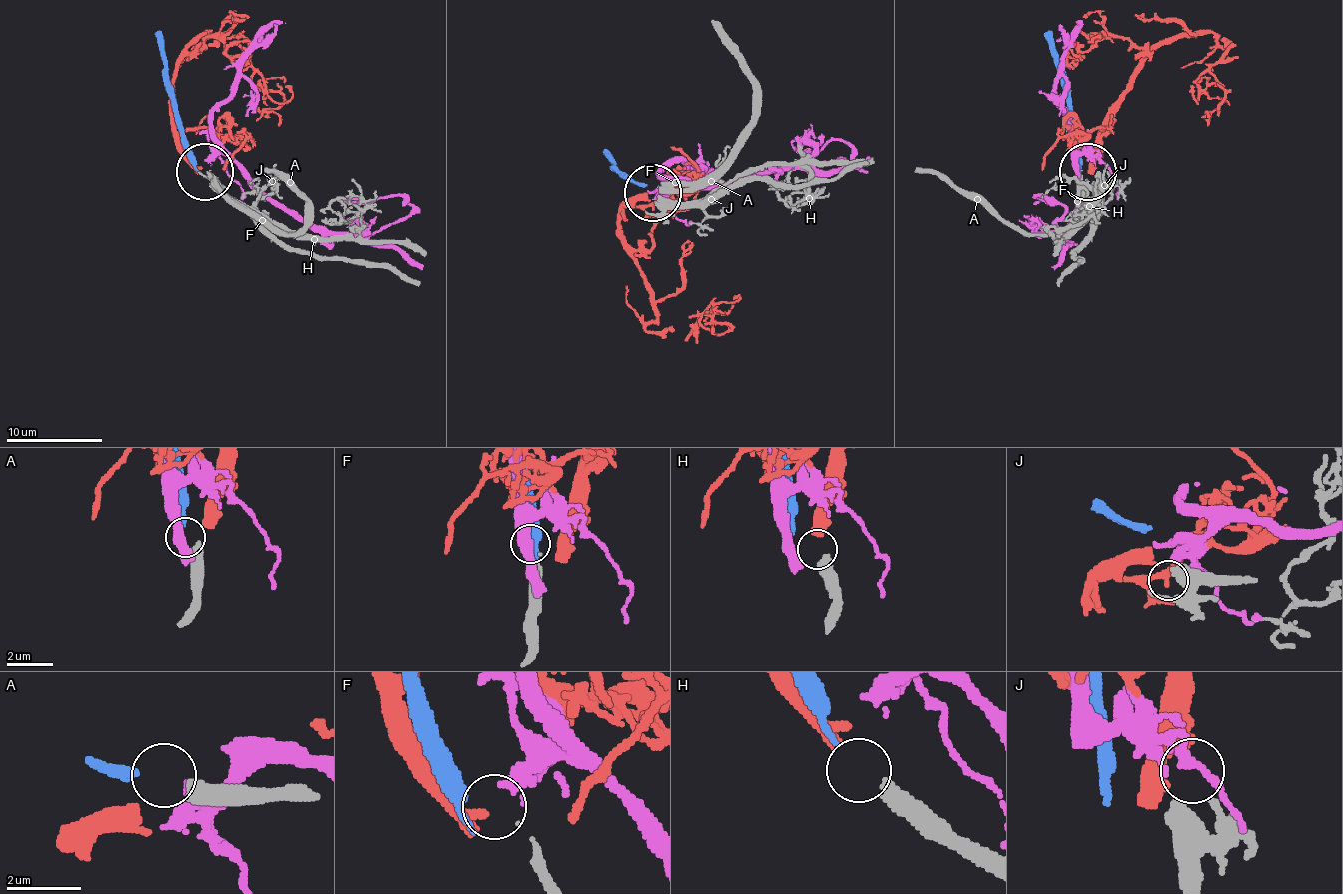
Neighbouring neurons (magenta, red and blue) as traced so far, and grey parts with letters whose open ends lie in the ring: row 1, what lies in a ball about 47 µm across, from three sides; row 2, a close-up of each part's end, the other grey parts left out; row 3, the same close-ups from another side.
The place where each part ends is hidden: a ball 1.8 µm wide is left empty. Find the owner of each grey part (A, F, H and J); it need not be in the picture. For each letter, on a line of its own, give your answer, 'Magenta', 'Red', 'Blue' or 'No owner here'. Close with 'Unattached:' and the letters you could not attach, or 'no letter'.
A: Blue
F: No owner here
H: Red
J: No owner here
Unattached: F, J

